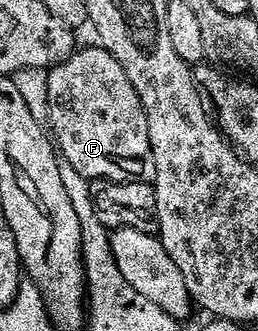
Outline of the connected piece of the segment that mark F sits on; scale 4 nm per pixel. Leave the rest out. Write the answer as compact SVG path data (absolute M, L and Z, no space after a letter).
M100 46L81 48L69 57L58 59L48 69L47 102L49 103L48 127L59 153L66 165L74 168L78 177L90 182L110 180L111 182L147 182L153 183L155 174L155 158L151 154L151 142L147 134L147 114L139 102L139 94L135 94L135 86L131 86L131 78L123 74L123 66L115 62L115 58Z

